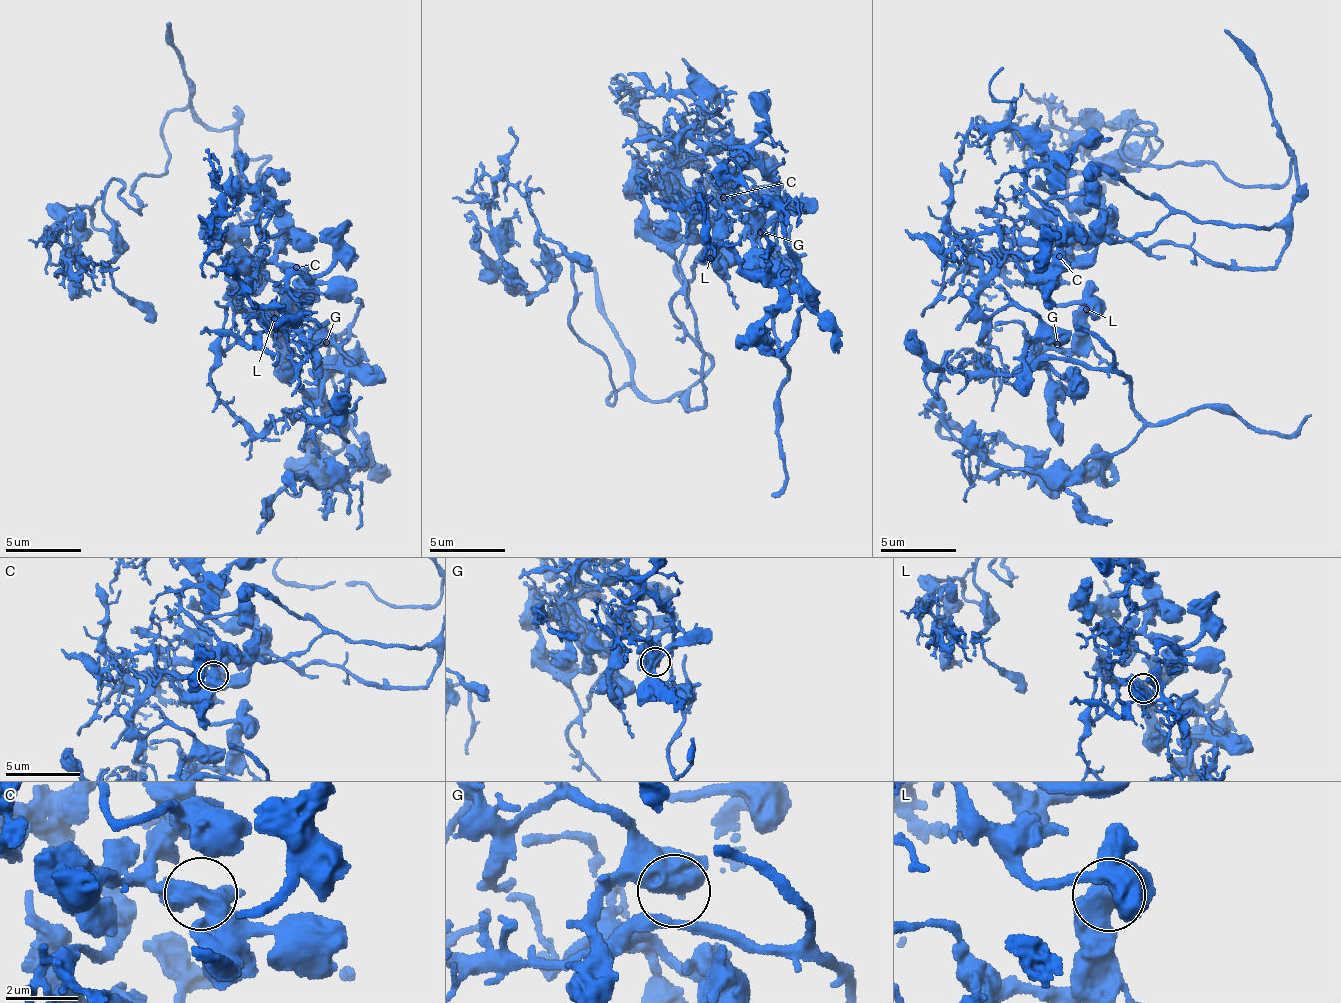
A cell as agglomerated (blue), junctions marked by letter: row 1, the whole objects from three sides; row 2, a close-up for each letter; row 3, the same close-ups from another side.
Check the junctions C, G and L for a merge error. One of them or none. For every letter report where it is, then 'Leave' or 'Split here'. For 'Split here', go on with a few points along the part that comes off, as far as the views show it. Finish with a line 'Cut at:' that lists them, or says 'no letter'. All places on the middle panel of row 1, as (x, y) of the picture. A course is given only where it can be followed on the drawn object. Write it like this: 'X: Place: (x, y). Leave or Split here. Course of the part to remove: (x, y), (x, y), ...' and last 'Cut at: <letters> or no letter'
C: Place: (723, 197). Leave
G: Place: (760, 232). Leave
L: Place: (710, 258). Leave
Cut at: no letter

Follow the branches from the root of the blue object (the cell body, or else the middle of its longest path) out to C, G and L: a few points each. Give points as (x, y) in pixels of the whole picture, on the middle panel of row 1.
C: (691, 267), (695, 256), (713, 233), (713, 213), (706, 210), (706, 204), (722, 197)
G: (691, 267), (713, 233), (707, 199), (719, 194), (727, 169), (711, 149), (711, 172), (753, 184), (760, 232)
L: (691, 267), (713, 233), (713, 219), (671, 196), (667, 173), (675, 171), (716, 226), (724, 252), (710, 258)

